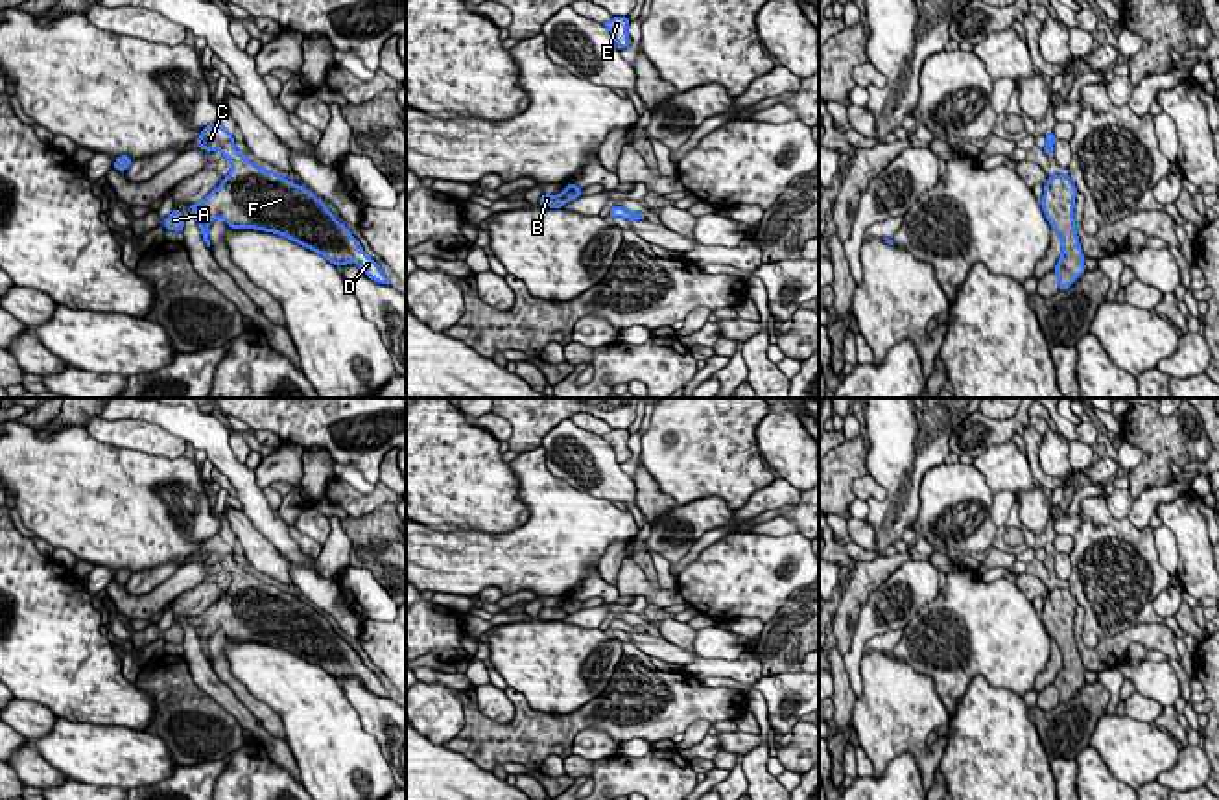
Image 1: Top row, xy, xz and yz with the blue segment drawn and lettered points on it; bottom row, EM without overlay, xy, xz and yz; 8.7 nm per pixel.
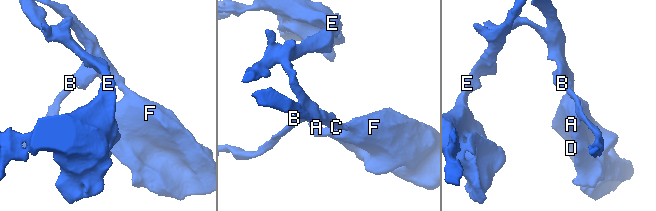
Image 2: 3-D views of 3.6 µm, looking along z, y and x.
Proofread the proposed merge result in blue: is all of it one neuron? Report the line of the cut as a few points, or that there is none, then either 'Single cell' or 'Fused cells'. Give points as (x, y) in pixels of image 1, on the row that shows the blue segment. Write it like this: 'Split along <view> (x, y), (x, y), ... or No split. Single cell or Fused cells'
No split. Single cell

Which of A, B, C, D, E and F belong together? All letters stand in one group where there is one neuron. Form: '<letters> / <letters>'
A B C D E F

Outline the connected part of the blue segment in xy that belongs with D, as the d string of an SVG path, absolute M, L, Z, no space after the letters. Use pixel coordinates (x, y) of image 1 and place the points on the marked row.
M219 120L207 125L195 142L207 153L219 149L232 164L231 173L216 190L203 201L190 205L207 247L210 247L208 225L216 218L223 218L225 225L232 229L280 234L319 253L336 267L358 264L365 276L389 286L380 265L323 201L308 188L247 160L232 144L234 136L223 129Z

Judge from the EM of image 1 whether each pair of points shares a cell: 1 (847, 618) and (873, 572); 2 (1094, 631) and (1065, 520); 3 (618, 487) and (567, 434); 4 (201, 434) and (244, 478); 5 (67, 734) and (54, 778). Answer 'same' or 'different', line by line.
1: same
2: different
3: same
4: same
5: different

